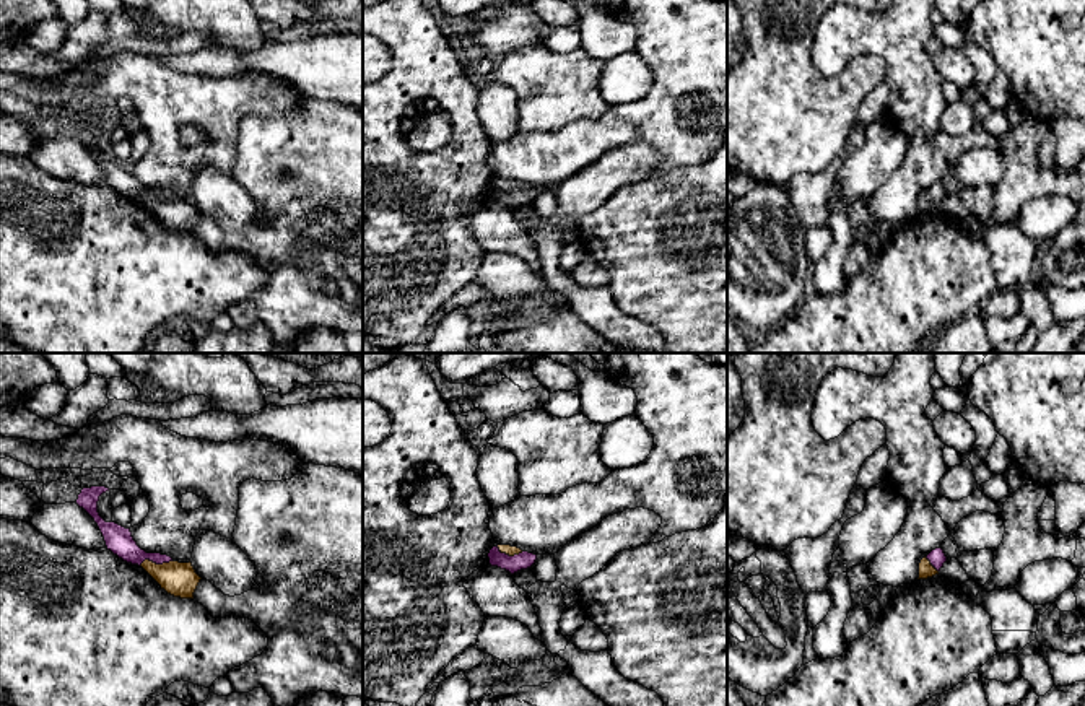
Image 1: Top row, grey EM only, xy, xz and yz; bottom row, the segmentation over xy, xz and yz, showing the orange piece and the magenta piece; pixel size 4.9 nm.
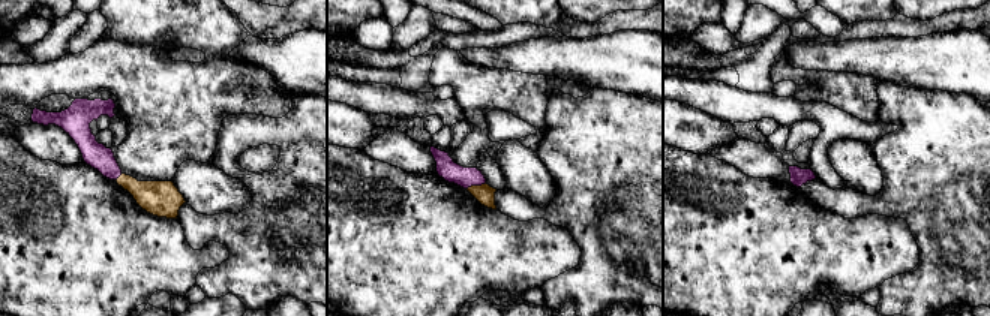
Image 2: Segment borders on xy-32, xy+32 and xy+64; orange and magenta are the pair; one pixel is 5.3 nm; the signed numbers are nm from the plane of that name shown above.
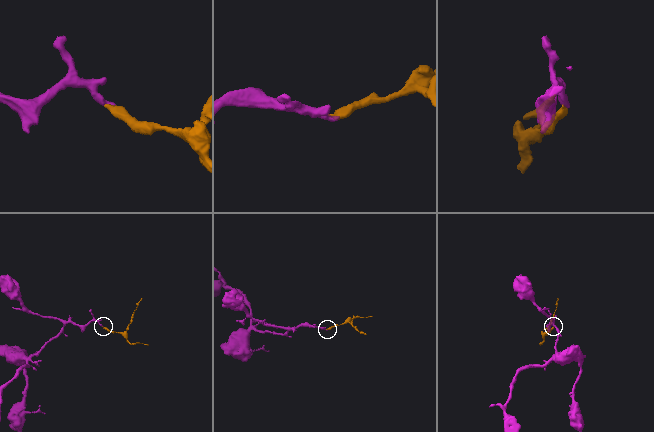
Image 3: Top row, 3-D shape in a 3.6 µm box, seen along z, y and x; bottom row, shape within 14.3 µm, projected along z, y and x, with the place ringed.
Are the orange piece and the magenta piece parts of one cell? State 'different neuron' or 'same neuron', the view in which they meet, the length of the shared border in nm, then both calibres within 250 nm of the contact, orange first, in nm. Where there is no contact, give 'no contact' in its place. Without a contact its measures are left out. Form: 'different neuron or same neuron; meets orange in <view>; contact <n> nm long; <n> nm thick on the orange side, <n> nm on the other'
same neuron; meets orange in xy; contact 170 nm long; 170 nm thick on the orange side, 140 nm on the other

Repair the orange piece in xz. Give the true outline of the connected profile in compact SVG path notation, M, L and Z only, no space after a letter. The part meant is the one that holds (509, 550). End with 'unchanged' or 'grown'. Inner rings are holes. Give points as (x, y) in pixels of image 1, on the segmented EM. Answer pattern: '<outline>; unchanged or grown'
M496 545L490 550L488 558L491 566L498 566L514 574L530 568L537 560L537 555L511 545Z; grown

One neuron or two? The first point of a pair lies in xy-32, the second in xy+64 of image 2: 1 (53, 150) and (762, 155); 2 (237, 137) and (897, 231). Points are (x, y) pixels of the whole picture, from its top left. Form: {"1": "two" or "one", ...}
{"1": "one", "2": "two"}

